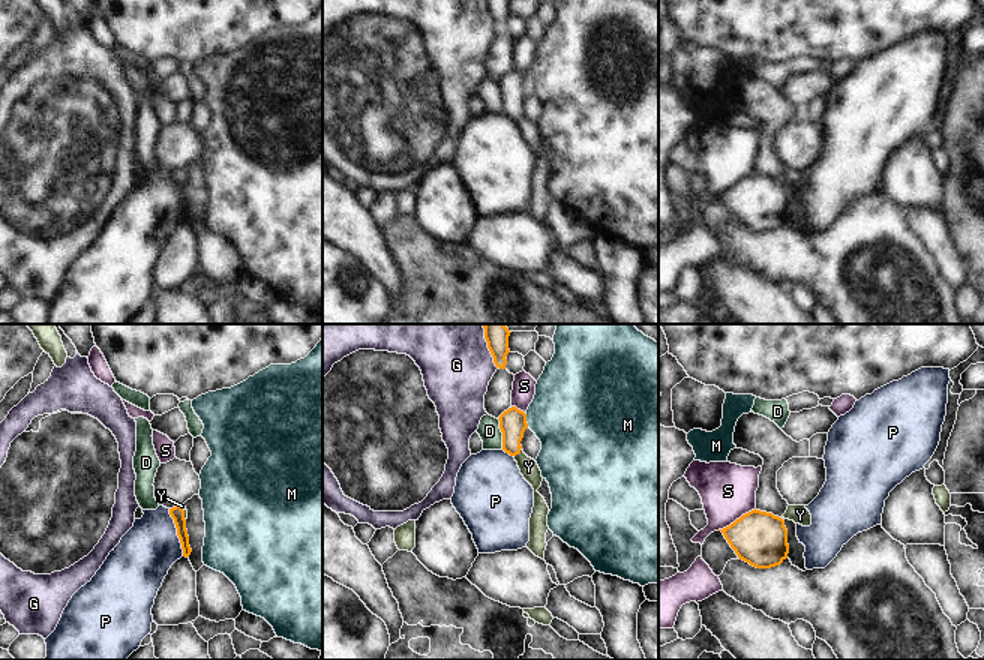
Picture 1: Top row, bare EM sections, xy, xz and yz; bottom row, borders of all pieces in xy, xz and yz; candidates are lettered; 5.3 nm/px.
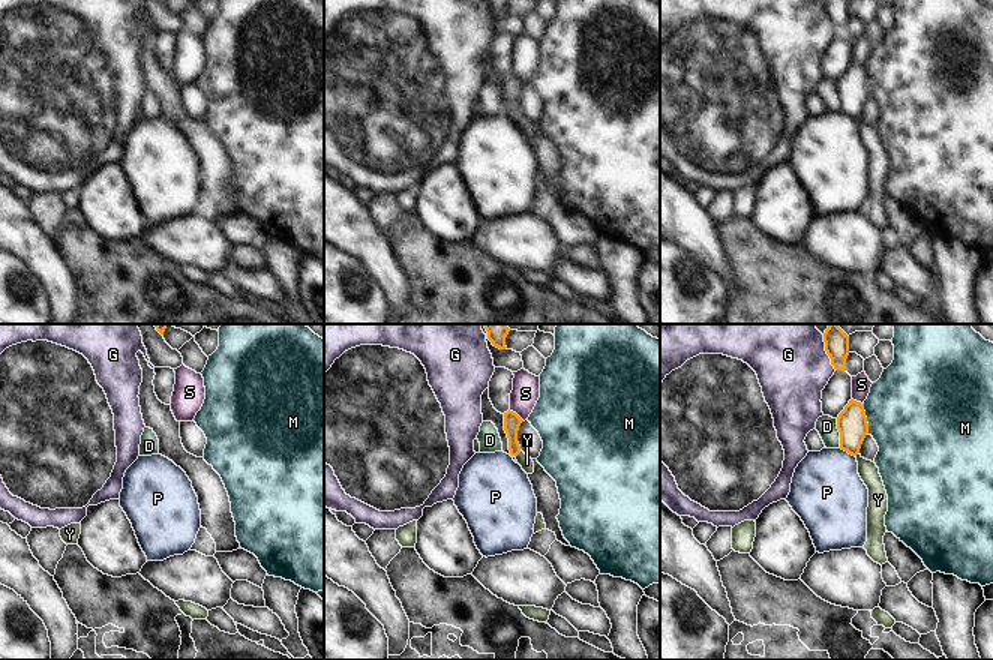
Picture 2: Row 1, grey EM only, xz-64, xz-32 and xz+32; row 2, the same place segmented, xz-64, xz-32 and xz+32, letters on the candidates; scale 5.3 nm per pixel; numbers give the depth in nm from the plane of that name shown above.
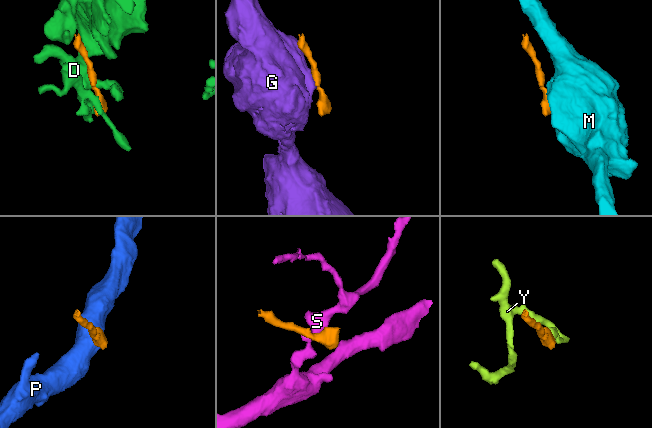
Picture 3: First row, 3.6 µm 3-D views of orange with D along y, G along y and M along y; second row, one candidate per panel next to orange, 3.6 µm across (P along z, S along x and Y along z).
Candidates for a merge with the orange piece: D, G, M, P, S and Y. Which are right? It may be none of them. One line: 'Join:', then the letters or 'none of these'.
Join: Y

